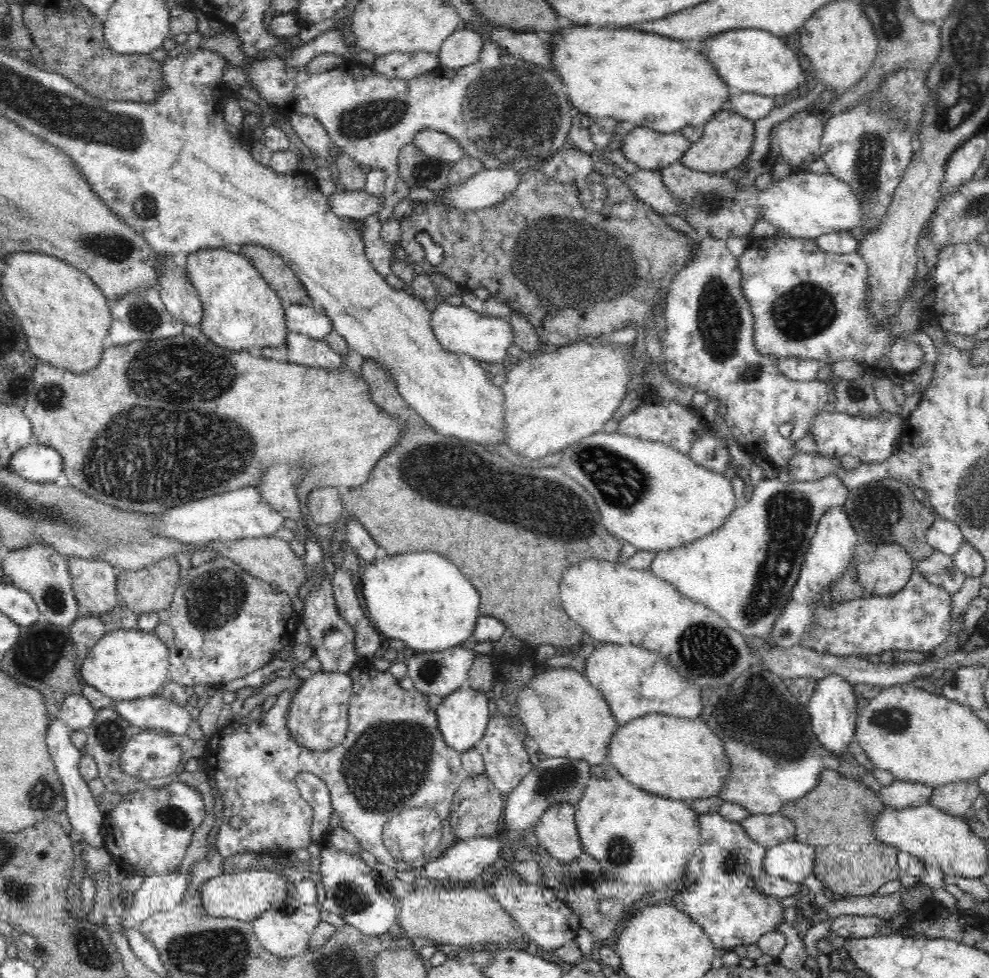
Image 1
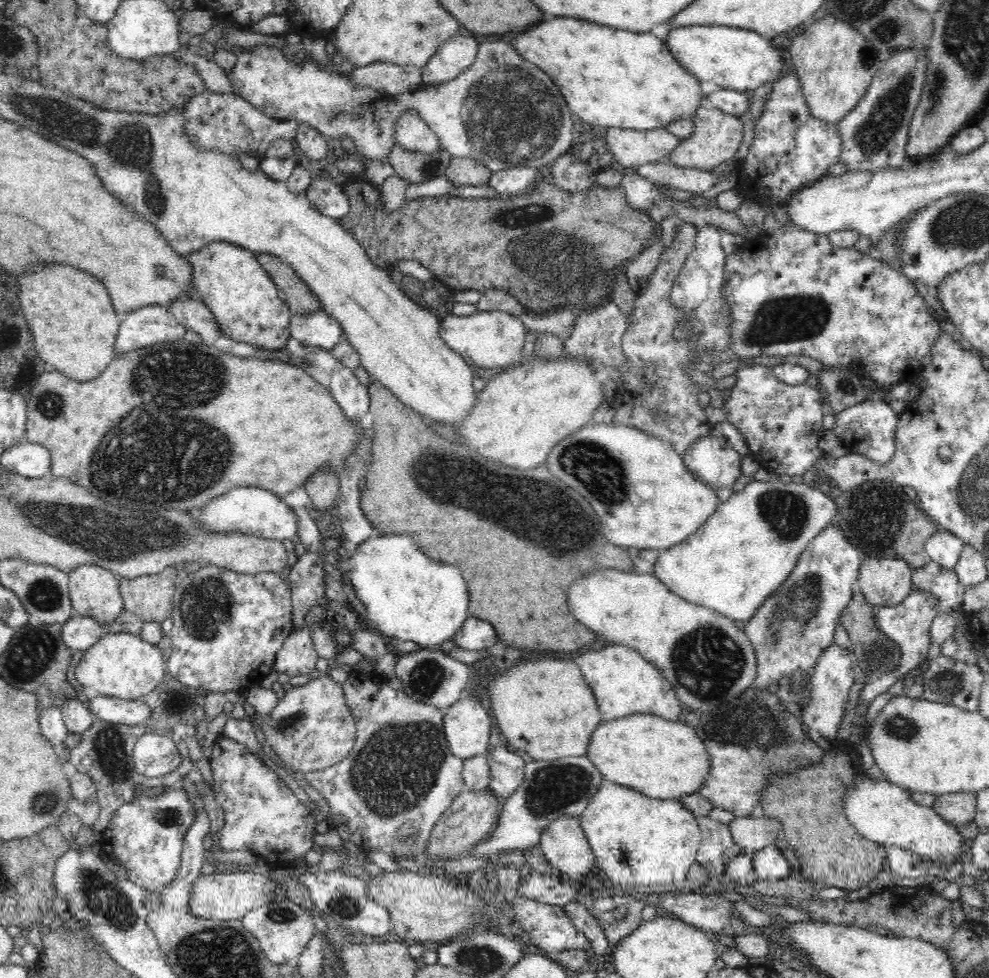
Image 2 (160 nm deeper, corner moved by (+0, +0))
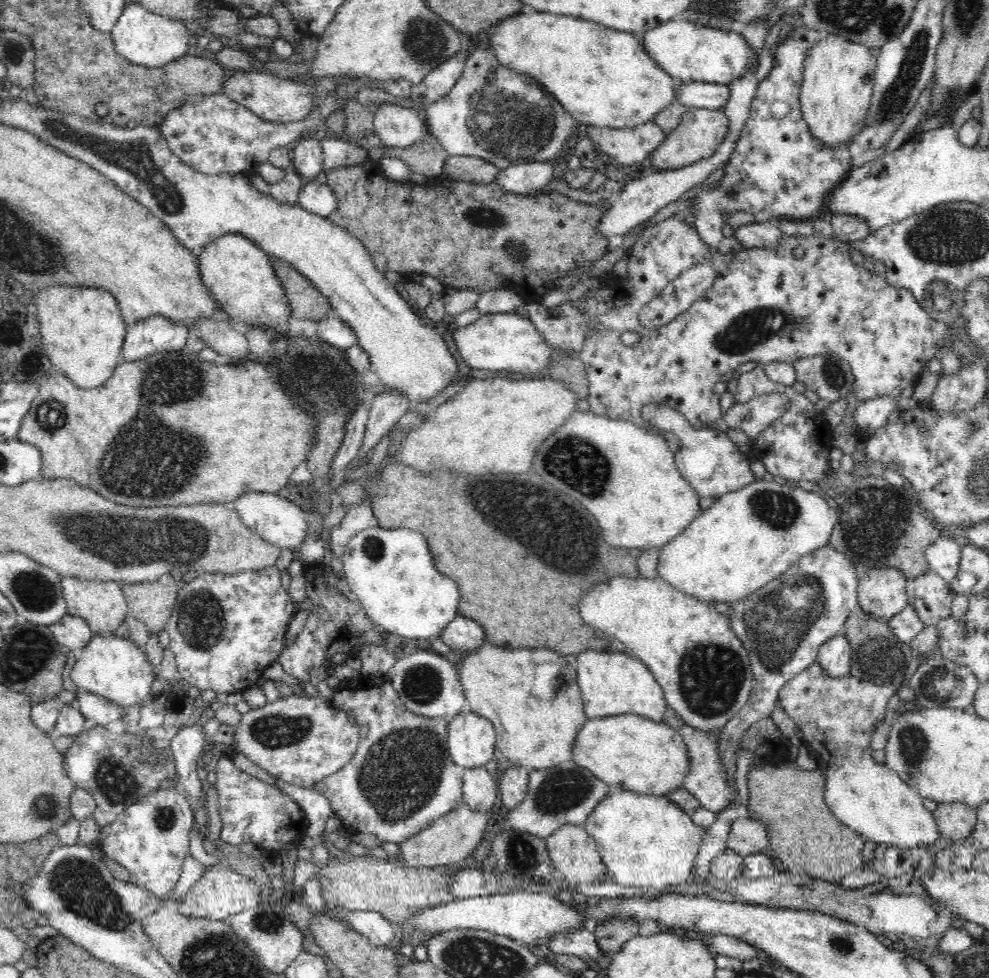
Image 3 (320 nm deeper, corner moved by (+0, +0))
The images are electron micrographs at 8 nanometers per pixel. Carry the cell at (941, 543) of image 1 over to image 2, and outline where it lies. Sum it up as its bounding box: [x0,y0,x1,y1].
[925,530,965,570]

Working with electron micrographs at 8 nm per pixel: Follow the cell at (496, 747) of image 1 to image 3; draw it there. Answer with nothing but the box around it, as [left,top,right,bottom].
[498,766,529,814]

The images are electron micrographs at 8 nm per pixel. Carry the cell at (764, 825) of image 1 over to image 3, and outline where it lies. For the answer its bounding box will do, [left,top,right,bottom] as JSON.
[727,814,768,857]

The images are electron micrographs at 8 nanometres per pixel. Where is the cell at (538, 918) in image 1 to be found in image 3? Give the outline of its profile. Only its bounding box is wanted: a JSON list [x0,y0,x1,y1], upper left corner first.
[547,928,603,962]

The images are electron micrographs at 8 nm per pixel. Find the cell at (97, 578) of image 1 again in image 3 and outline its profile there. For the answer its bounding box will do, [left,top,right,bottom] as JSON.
[61,578,127,634]

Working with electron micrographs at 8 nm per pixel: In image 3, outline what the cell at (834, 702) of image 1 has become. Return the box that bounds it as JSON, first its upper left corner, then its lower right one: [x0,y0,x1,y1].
[817,629,851,676]

